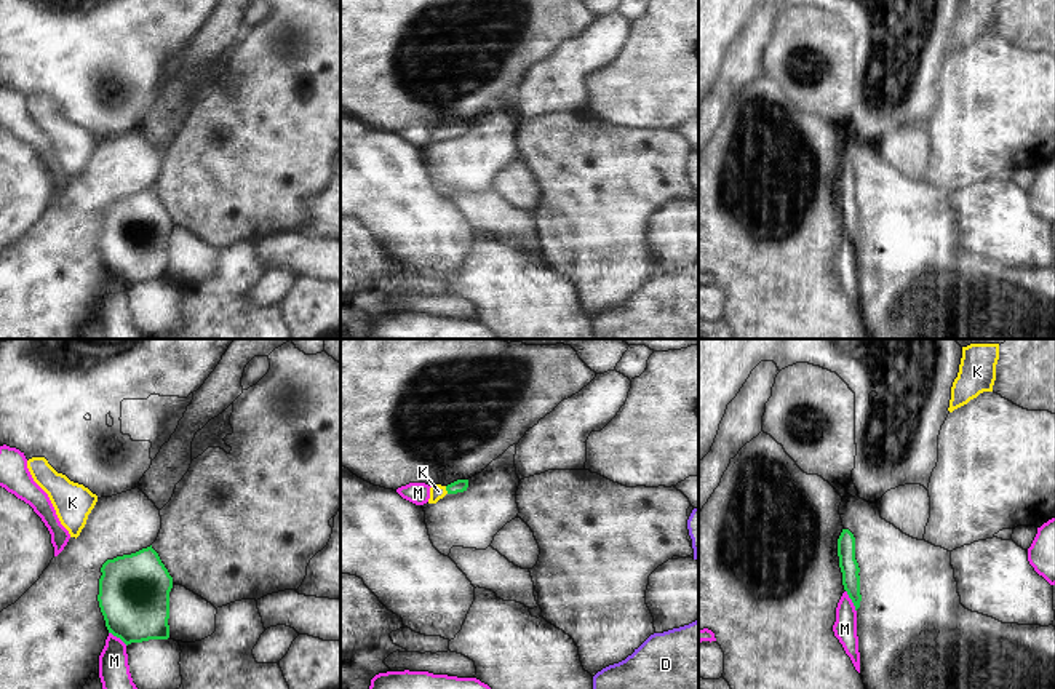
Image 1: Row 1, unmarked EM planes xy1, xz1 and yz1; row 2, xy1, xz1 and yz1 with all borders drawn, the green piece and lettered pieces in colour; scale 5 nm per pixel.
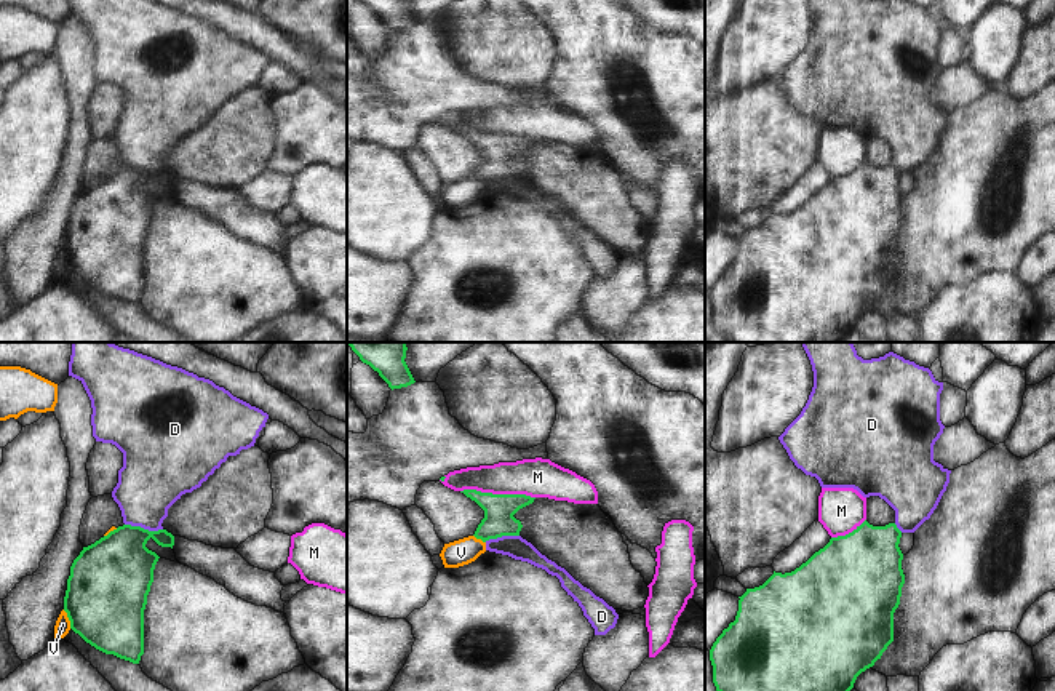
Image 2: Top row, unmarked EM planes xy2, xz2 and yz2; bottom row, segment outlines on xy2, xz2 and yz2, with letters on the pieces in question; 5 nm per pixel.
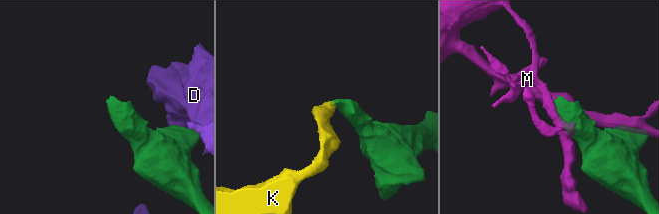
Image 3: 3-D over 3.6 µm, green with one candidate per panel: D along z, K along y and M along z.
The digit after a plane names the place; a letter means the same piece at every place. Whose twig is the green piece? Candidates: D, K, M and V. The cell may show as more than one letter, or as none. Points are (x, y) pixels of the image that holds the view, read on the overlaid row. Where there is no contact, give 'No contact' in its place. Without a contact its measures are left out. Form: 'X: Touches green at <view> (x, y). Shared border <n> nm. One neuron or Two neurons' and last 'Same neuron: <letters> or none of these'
D: Touches green at xy2 (143, 528). Shared border 190 nm. Two neurons
K: Touches green at xz1 (446, 489). Shared border 40 nm. One neuron
M: Touches green at xz2 (497, 495). Shared border 380 nm. Two neurons
V: Touches green at xy2 (69, 619). Shared border 100 nm. Two neurons
Same neuron: K

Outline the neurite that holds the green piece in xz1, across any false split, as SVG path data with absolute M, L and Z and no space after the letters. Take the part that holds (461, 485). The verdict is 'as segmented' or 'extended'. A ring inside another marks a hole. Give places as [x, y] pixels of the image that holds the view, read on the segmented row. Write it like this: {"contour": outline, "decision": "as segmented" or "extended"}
{"contour": "M457 480L448 486L441 486L441 484L432 486L428 504L436 504L446 494L464 492L464 491L467 491L467 488L468 488L468 480Z", "decision": "extended"}

